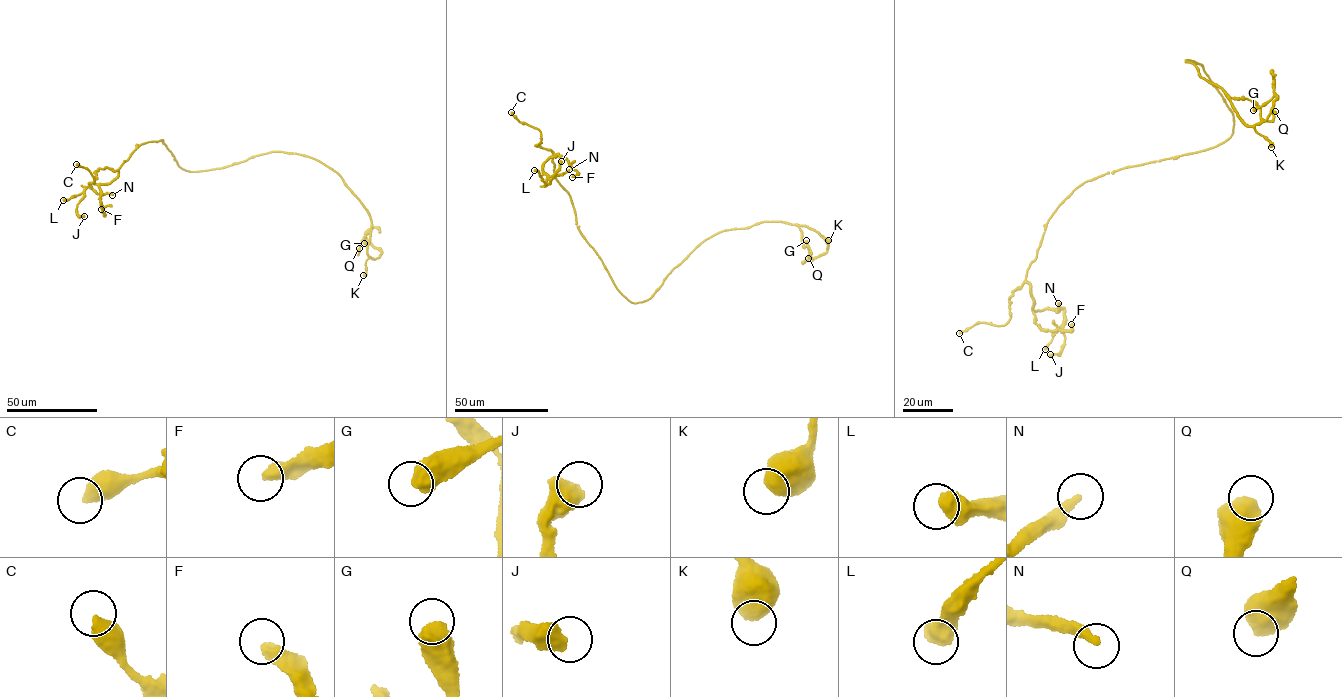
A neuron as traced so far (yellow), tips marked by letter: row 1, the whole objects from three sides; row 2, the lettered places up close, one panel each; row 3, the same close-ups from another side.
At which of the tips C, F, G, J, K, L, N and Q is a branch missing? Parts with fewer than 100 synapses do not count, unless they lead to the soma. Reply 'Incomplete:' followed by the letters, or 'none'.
Incomplete: none

